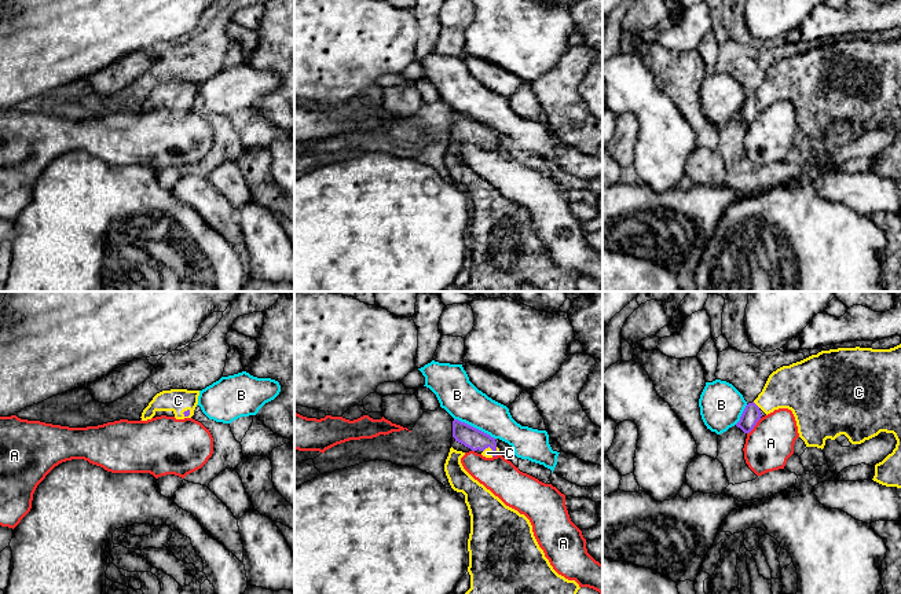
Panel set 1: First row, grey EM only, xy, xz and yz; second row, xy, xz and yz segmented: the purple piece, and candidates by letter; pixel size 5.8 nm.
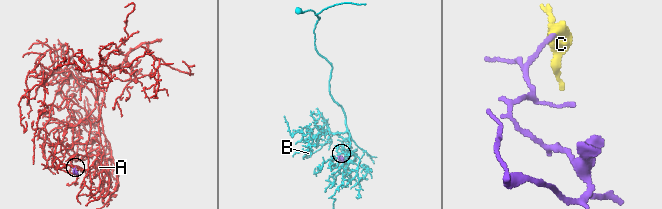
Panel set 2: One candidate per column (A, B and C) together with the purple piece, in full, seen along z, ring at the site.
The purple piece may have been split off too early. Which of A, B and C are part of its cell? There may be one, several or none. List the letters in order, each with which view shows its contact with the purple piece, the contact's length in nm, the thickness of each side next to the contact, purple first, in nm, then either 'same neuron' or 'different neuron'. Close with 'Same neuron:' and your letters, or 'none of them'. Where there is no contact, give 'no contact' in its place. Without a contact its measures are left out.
A: contact in yz; length 130 nm; calibres 110 and 280 nm; different neuron
B: contact in xz; length 260 nm; calibres 120 and 220 nm; different neuron
C: contact in yz; length 60 nm; calibres 110 and 260 nm; same neuron
Same neuron: C

